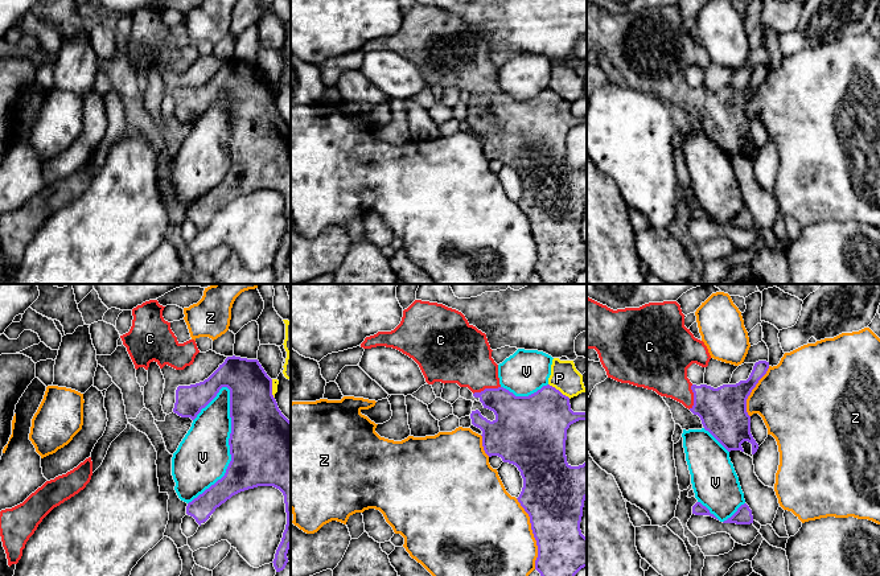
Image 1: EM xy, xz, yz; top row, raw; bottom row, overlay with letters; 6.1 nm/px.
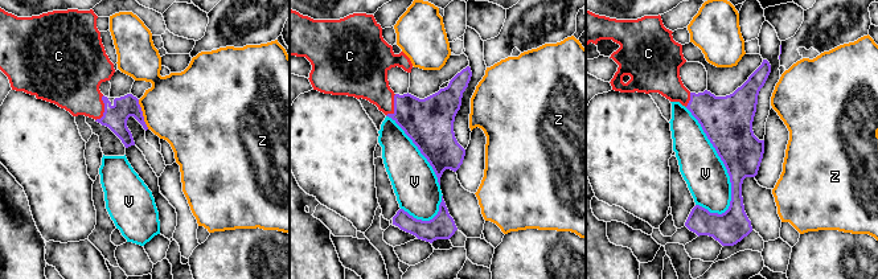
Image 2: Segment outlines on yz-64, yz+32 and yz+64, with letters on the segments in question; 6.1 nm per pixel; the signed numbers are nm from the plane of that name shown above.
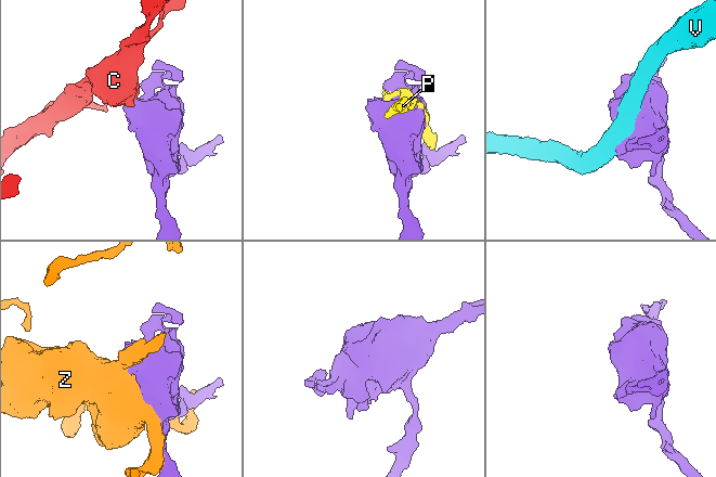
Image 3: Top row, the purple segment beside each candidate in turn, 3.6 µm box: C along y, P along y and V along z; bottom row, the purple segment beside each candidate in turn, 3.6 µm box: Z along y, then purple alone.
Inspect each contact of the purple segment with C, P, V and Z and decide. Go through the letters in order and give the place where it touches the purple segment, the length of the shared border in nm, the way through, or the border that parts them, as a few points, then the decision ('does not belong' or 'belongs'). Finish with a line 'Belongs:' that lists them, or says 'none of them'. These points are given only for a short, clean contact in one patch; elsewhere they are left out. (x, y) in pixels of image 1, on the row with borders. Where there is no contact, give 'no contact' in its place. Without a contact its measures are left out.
C: contact xz (486, 389); length 180 nm; way xz (515, 416), (486, 389), (480, 374), (463, 356); belongs
P: contact xz (558, 390); length 160 nm; does not belong
V: contact xy (230, 448); length 750 nm; does not belong
Z: contact xz (533, 533); length 440 nm; does not belong
Belongs: C

